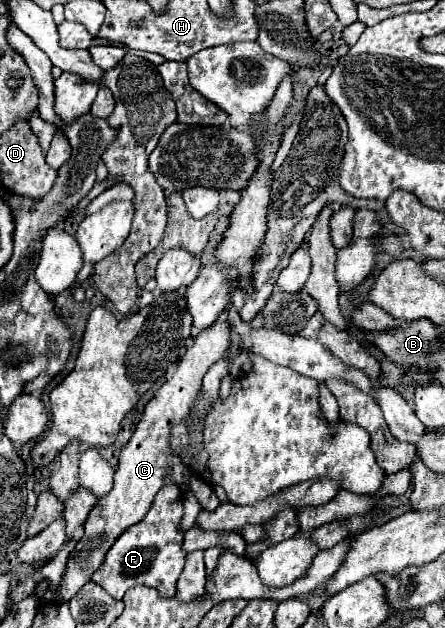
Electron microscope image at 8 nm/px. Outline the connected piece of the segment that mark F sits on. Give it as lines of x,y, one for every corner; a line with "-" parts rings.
165,485
153,499
153,505
143,521
129,527
109,549
105,563
93,573
93,581
101,585
113,599
121,599
127,589
143,583
153,587
163,597
173,597
177,579
183,571
185,551
181,549
183,533
179,531
179,521
183,515
183,497
177,485

